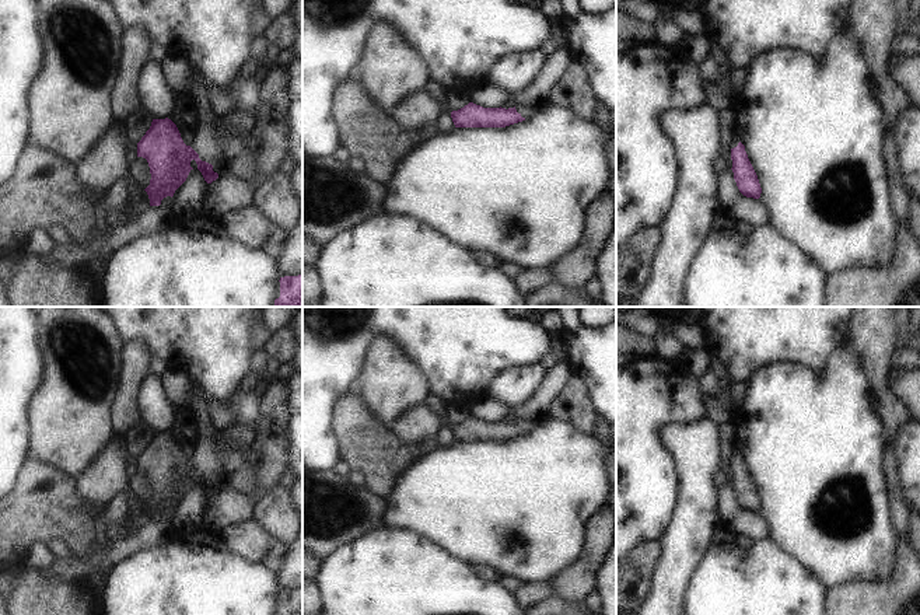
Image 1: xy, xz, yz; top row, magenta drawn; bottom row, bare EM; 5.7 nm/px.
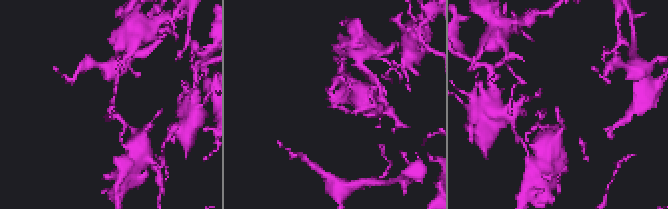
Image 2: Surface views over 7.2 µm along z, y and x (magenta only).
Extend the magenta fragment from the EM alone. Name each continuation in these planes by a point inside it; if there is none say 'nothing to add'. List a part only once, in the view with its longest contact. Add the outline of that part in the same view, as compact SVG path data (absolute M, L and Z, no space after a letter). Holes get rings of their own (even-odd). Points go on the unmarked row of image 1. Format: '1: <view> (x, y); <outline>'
1: xy (212, 447); M200 415L197 420L199 438L192 452L192 462L202 475L213 479L218 489L224 485L225 457L244 445L249 445L255 437L252 427L231 424L225 430L217 430L210 420Z

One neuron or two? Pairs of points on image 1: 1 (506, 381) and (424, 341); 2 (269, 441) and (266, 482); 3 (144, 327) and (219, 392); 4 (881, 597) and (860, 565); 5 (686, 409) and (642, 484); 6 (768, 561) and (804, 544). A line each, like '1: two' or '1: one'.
1: two
2: one
3: one
4: two
5: one
6: two

